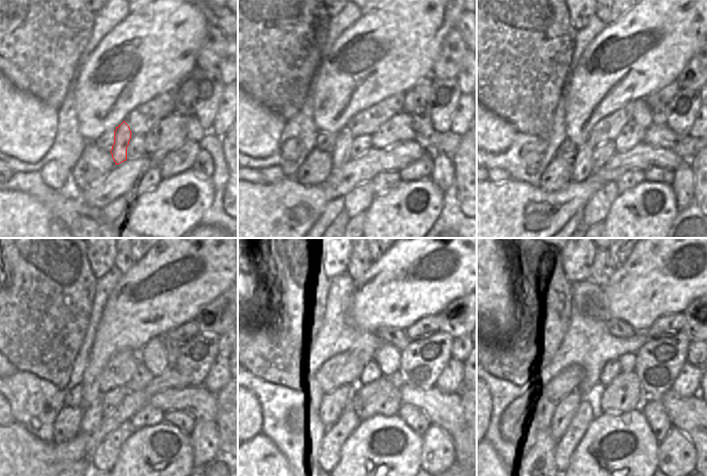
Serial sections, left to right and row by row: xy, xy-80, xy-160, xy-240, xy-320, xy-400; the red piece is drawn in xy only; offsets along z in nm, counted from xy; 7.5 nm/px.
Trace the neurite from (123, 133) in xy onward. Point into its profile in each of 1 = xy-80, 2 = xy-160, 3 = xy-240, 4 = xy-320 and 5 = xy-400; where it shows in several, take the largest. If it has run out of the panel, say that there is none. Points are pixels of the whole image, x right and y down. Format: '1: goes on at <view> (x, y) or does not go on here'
1: goes on at xy-80 (341, 154)
2: goes on at xy-160 (579, 158)
3: goes on at xy-240 (111, 399)
4: goes on at xy-320 (332, 407)
5: goes on at xy-400 (567, 407)

